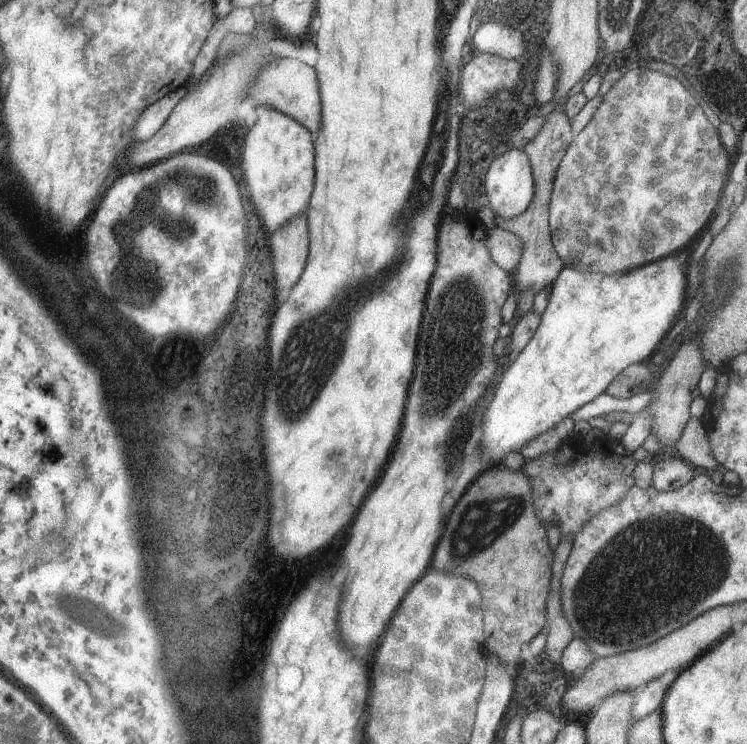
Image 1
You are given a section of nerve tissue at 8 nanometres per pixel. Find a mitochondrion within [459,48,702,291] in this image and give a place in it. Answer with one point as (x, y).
(655, 190)

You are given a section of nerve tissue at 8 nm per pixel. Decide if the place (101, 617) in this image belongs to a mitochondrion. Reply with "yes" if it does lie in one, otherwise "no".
yes

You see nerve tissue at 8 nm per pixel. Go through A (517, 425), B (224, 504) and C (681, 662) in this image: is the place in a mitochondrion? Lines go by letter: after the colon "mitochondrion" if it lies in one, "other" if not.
A: other
B: mitochondrion
C: other

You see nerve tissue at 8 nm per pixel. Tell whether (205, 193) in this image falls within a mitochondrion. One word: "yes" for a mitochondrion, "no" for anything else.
yes

